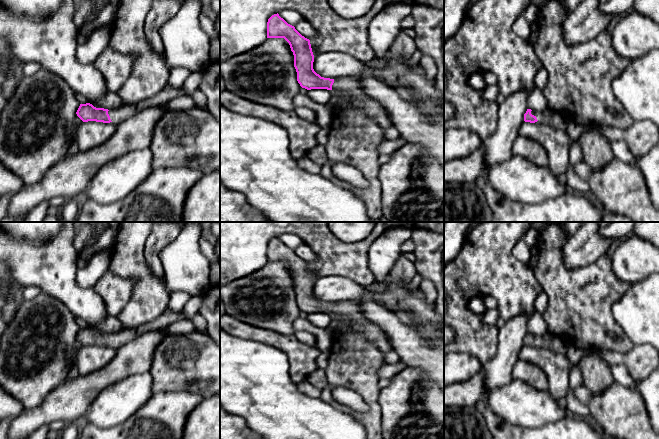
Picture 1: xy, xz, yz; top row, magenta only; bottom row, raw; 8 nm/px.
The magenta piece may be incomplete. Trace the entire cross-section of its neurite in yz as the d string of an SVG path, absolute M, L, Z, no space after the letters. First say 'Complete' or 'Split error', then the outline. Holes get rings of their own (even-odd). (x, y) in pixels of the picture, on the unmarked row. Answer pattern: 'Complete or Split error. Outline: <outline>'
Split error. Outline: M527 333L526 337L524 338L524 345L525 346L530 346L530 347L535 347L540 344L548 344L549 339L542 343L536 336L534 336L531 333Z

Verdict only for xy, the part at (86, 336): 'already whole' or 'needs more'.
needs more

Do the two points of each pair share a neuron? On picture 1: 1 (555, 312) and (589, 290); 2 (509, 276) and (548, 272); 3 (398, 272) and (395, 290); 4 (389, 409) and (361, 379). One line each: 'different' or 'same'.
1: same
2: different
3: different
4: different

